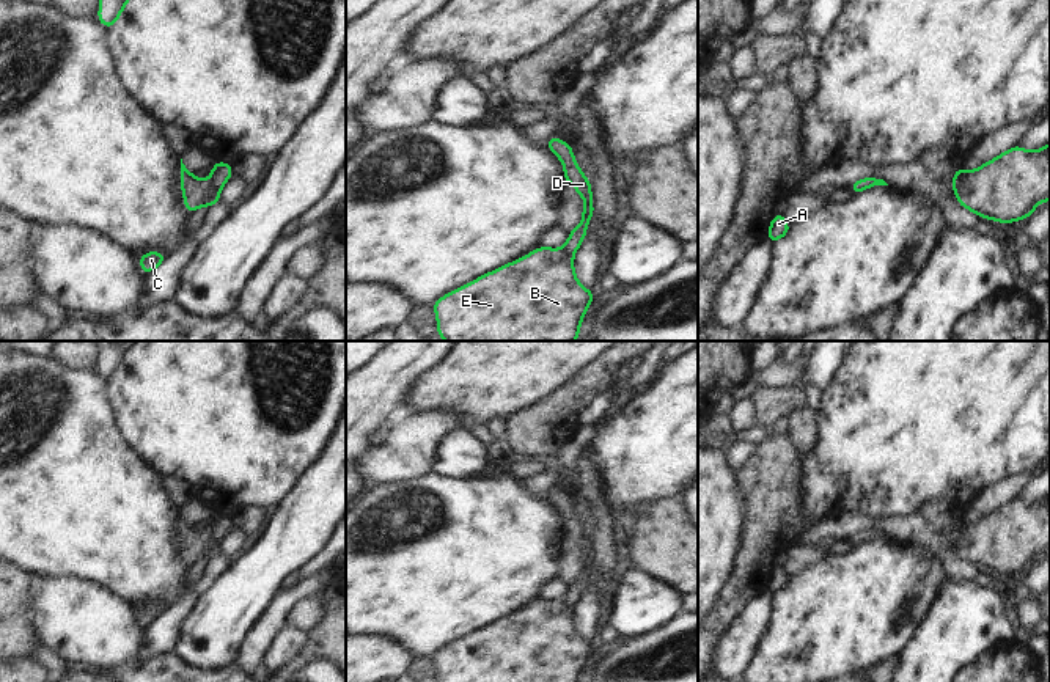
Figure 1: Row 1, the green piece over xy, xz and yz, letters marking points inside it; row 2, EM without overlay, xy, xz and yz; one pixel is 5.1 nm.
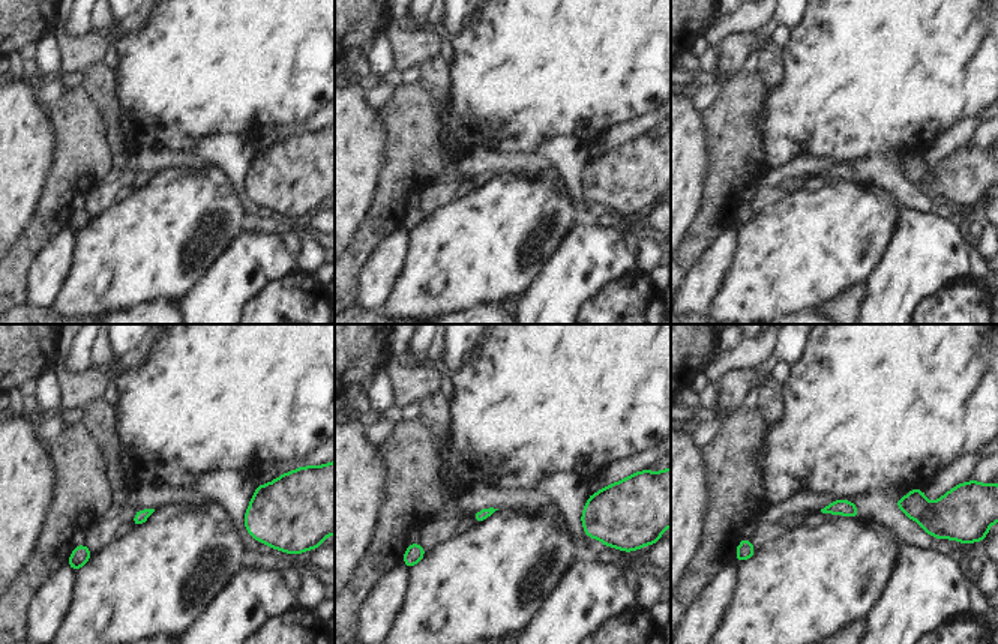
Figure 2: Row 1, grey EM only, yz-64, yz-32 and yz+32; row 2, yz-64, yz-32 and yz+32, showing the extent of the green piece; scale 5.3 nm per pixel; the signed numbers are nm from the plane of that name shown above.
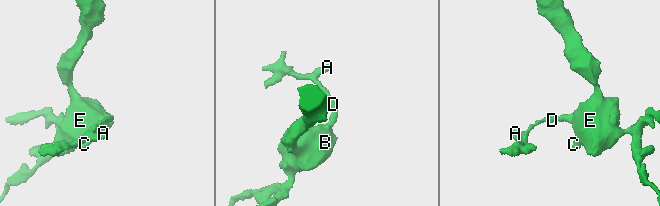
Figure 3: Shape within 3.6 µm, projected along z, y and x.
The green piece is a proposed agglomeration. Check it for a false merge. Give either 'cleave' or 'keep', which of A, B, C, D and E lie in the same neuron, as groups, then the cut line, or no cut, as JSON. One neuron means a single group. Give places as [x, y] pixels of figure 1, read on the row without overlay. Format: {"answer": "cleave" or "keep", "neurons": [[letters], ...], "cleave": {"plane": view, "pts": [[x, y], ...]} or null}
{"answer": "cleave", "neurons": [["A", "D"], ["B", "C", "E"]], "cleave": {"plane": "yz", "pts": [[965, 525], [956, 546]]}}

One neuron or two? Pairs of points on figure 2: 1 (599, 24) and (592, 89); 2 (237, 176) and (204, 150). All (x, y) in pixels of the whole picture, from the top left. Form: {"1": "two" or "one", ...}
{"1": "one", "2": "one"}

